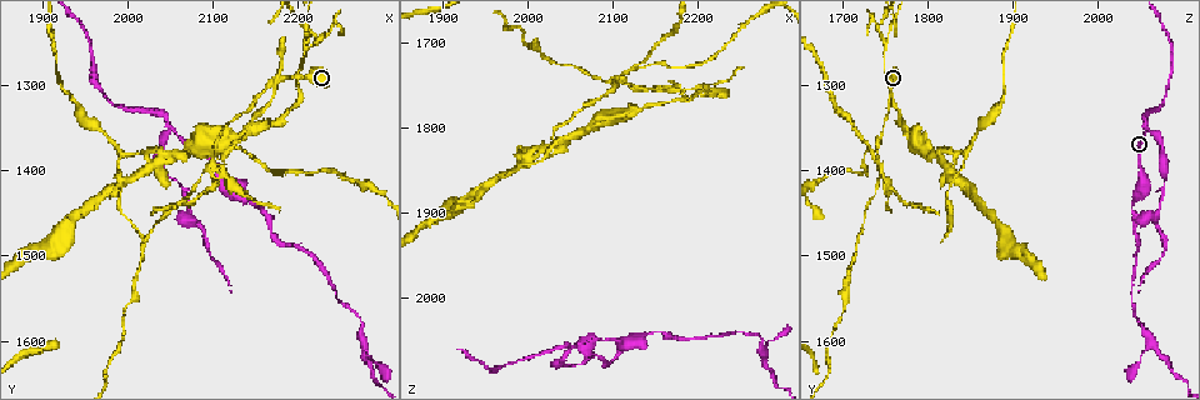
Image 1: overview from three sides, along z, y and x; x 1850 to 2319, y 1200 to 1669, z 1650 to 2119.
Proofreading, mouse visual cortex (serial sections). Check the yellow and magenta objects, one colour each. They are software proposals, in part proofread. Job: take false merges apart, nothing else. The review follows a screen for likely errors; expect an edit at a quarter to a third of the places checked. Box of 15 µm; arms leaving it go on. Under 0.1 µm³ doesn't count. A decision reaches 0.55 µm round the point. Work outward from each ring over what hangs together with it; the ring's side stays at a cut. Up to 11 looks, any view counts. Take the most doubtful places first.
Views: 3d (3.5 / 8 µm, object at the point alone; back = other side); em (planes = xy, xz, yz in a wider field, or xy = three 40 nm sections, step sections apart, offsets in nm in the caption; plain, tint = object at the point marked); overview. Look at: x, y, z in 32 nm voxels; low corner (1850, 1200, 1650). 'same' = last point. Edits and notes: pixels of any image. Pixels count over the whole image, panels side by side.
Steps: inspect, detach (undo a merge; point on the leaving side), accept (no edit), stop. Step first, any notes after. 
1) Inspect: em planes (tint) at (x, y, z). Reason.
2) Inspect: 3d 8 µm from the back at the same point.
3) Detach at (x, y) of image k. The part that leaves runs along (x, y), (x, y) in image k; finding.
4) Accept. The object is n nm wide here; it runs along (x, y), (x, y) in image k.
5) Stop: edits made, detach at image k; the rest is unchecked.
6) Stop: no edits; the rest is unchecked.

Inspect: 3d 3.5 µm from the back at (2190, 1295, 1750).

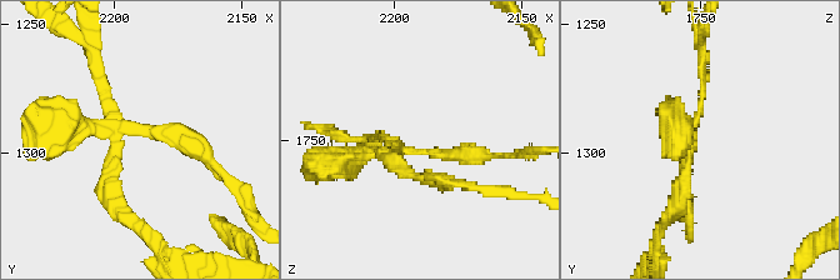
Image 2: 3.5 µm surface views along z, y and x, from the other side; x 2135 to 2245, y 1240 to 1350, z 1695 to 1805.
Inspect: em xy step 1 (tint) at (2187, 1291, 1754). 3 arms meet here; the arms are 150, 200, 250 nm wide; now the EM.

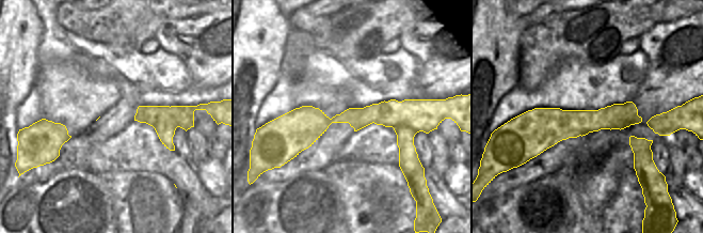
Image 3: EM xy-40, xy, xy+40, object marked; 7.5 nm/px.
Detach at (99, 79) of image 2. The part that leaves runs along (114, 136), (109, 201), (151, 236) in image 2; a second cell is stuck on.

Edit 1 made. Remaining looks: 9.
Inspect: 3d 3.5 µm at (2050, 1350, 2060).

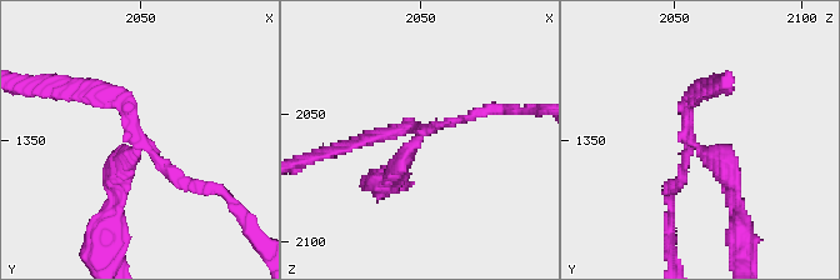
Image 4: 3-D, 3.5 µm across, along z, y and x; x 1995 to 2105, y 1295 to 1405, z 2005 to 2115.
Inspect: em xy step 1 (tint) at (2052, 1352, 2058). 3 arms meet here; the arms are 150, 200, 200 nm wide; now the EM.

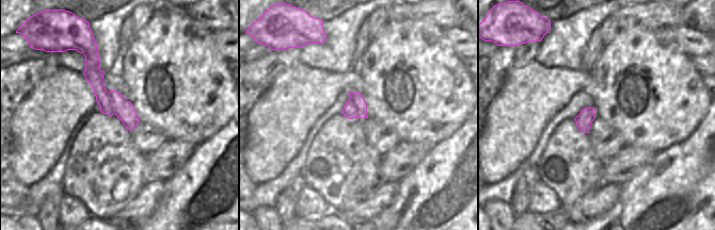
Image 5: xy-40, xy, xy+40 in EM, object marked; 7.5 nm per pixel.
Detach at (399, 171) of image 4. A border runs along (84, 54), (102, 81) in image 5; two cells meet here.

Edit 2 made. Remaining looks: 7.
Inspect: overview. Redraw.

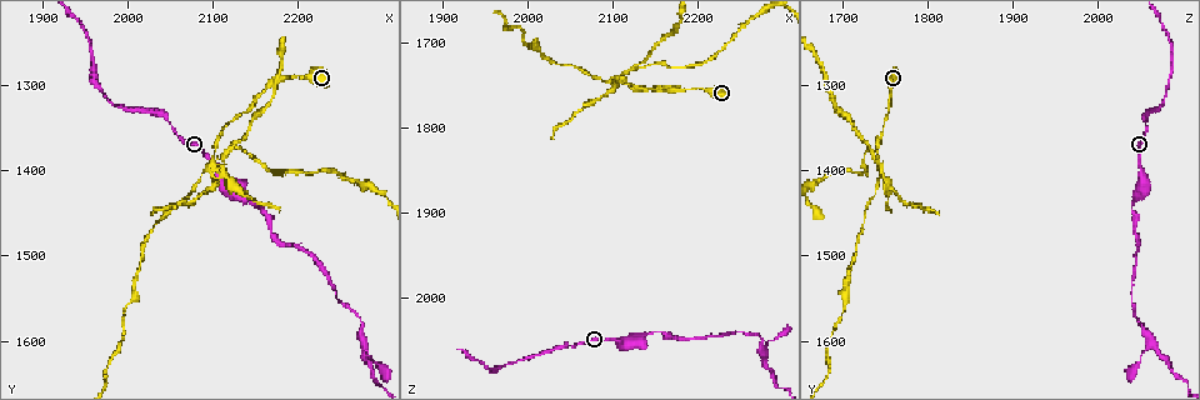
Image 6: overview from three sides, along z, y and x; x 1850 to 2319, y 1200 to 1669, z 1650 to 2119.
Inspect: 3d 3.5 µm from the back at (2130, 1425, 2045). Calibre changes.

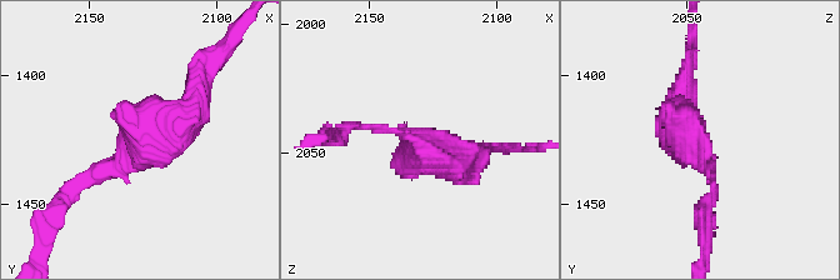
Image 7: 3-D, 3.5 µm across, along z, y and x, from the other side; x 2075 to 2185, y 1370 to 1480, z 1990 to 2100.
Inspect: em xy step 2 (tint) at (2130, 1428, 2046). Need the tissue.

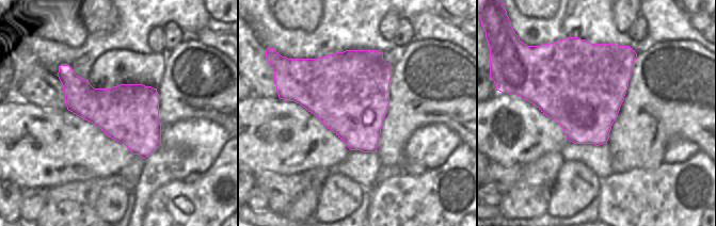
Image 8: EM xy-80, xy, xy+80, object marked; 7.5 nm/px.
Accept. It runs along (198, 95), (175, 126), (71, 191) in image 7; all the same cell.

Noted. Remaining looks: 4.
Inspect: em xy step 1 (tint) at (2285, 1625, 2080).

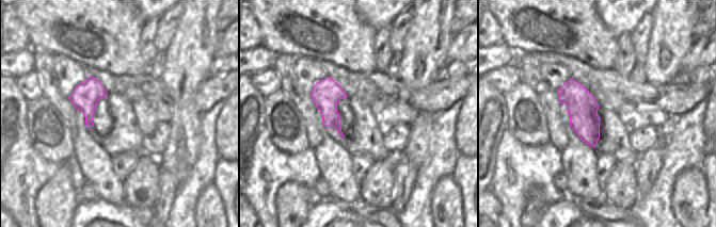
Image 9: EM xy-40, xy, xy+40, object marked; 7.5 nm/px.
Inspect: 3d 3.5 µm at the same point. See where the arms go.

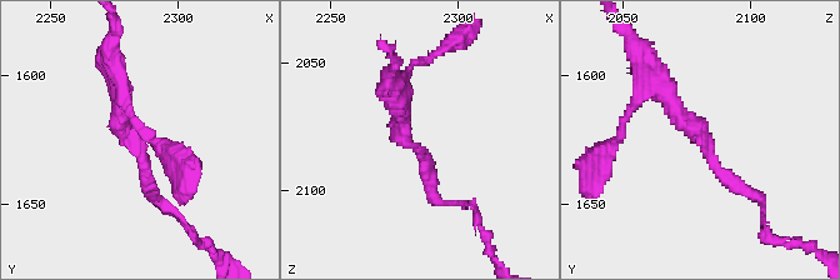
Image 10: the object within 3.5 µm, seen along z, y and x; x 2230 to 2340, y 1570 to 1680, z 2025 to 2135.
Accept. It runs along (656, 79), (720, 171), (759, 198) in image 10; all the same cell.

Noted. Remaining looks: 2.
Stop: edits made, detach at image 2, detach at image 4; the rest is unchecked.

